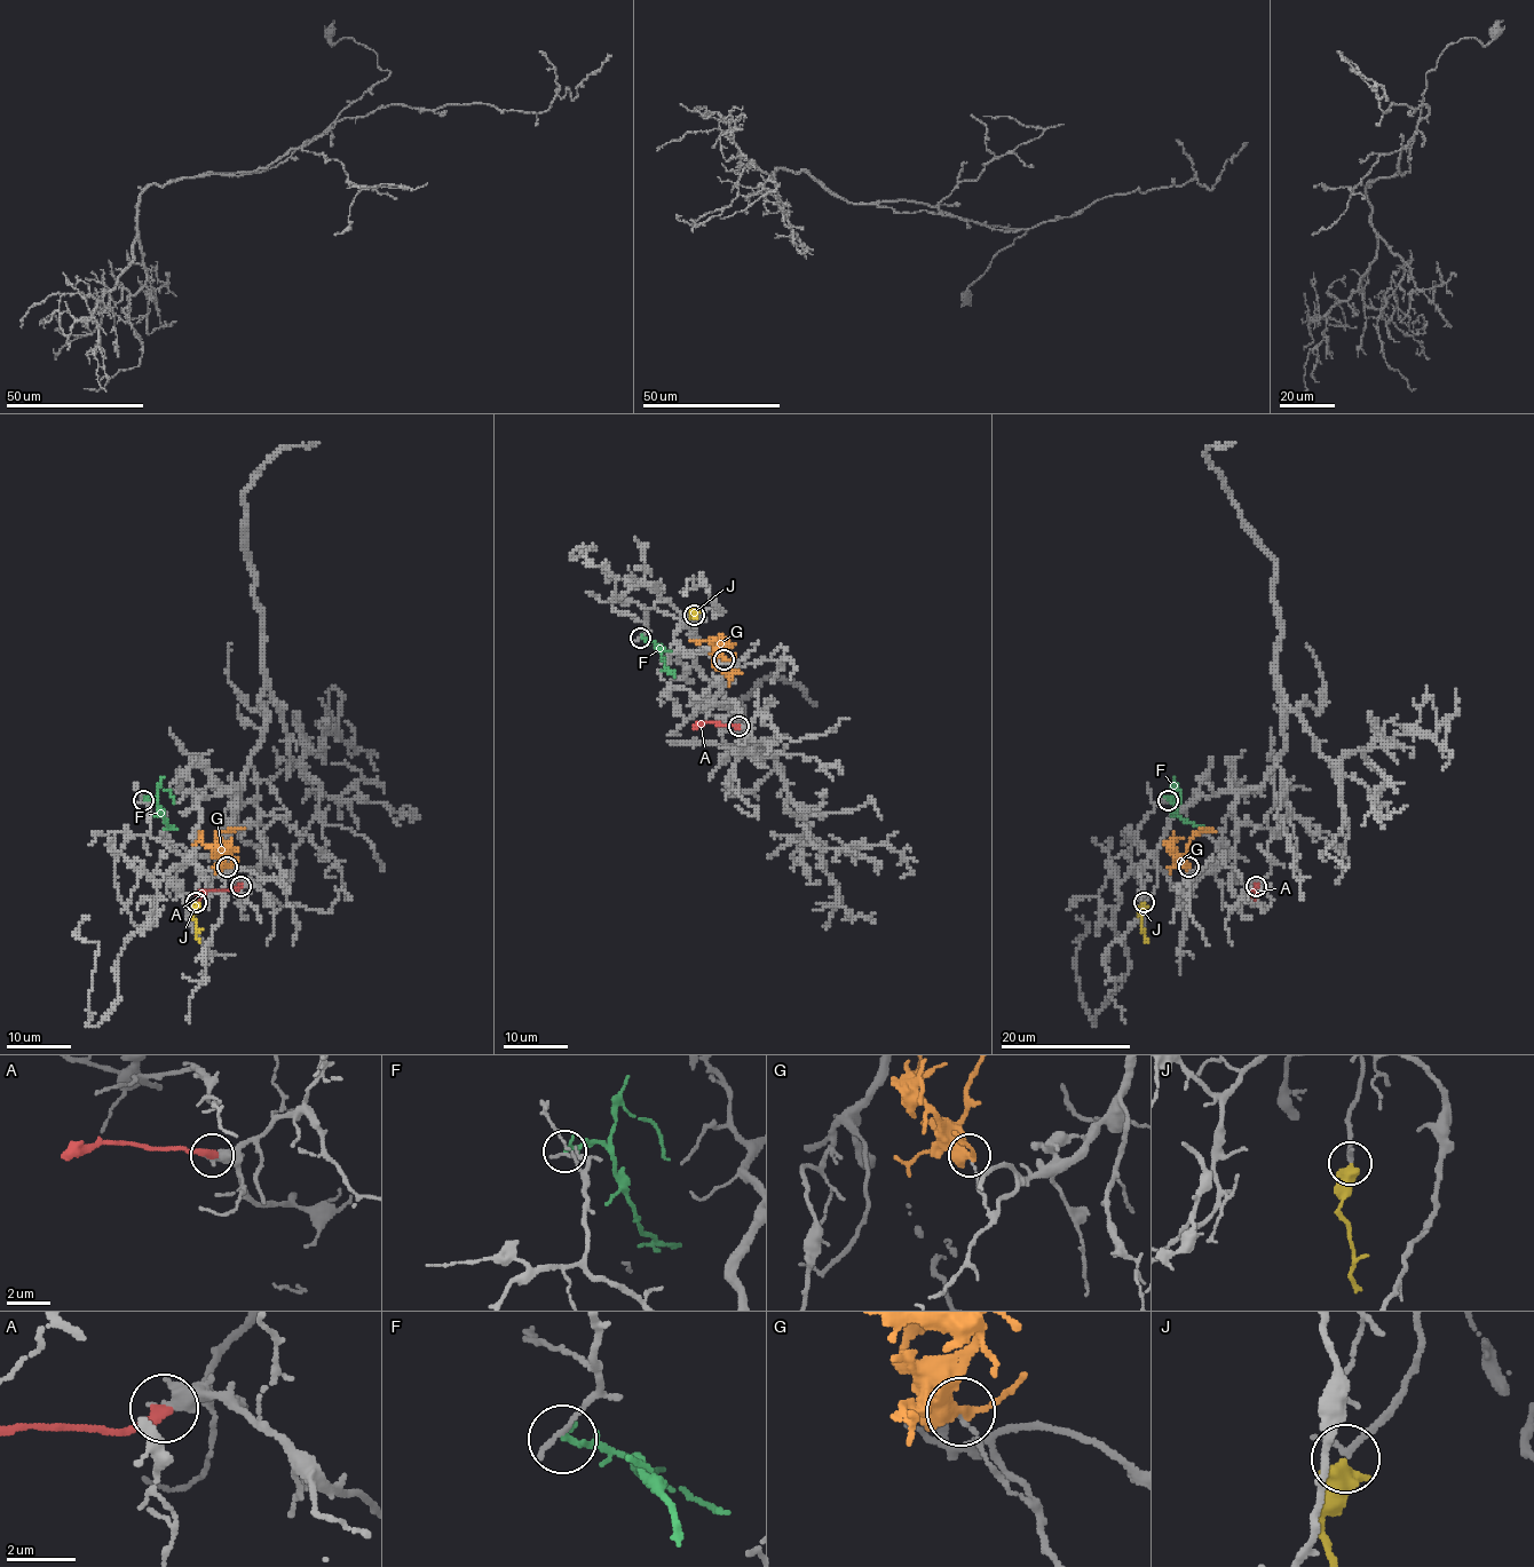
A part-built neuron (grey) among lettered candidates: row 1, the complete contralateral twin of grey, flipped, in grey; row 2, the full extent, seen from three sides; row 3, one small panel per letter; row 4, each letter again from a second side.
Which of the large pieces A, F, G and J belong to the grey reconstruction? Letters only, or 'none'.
J

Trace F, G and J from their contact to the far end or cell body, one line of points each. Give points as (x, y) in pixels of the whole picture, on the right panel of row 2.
F: (1168, 800), (1184, 820), (1206, 828)
G: (1188, 867), (1187, 844), (1195, 835), (1208, 829), (1202, 829)
J: (1144, 902), (1141, 933), (1148, 941)

